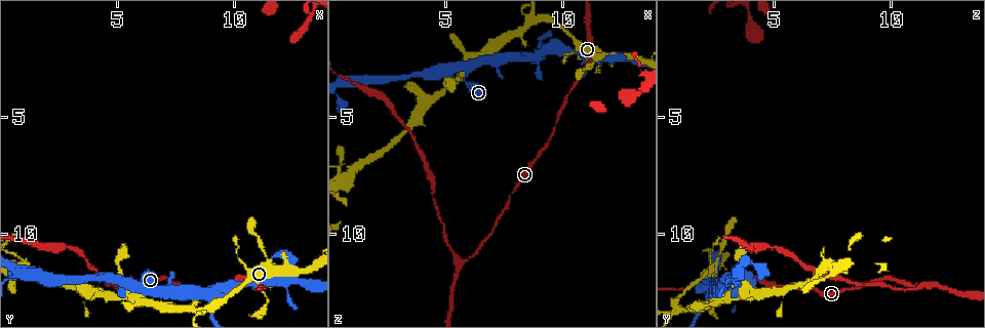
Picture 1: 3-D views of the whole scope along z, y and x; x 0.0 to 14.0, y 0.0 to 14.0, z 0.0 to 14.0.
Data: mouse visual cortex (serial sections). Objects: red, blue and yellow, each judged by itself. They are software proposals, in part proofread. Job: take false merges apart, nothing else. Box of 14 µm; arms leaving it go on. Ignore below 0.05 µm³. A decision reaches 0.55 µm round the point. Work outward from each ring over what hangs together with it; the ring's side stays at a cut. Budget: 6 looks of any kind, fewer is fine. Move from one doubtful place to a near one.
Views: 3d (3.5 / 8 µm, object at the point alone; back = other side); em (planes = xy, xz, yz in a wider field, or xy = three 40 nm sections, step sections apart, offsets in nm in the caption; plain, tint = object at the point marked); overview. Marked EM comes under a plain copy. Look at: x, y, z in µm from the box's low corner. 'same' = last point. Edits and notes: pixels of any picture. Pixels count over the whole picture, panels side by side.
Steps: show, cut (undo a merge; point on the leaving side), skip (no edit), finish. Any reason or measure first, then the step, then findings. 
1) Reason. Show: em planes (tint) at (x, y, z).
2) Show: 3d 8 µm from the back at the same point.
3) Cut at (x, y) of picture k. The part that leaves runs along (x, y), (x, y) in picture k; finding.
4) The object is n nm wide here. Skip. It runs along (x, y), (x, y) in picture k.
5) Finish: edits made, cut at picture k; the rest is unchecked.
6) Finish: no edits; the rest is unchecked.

Sharp bend. Show: 3d 3.5 µm at (11.5, 12.0, 2.4).

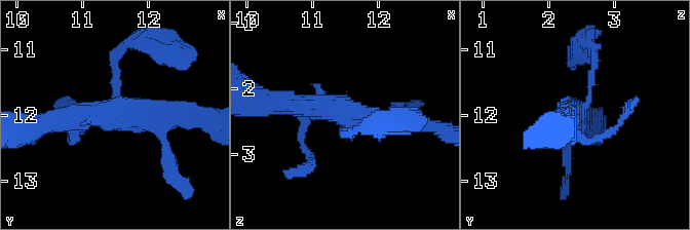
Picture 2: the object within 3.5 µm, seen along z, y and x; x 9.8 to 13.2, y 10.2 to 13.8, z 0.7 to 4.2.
Show: em xy step 2 (tint) at (11.50, 12.00, 2.35).

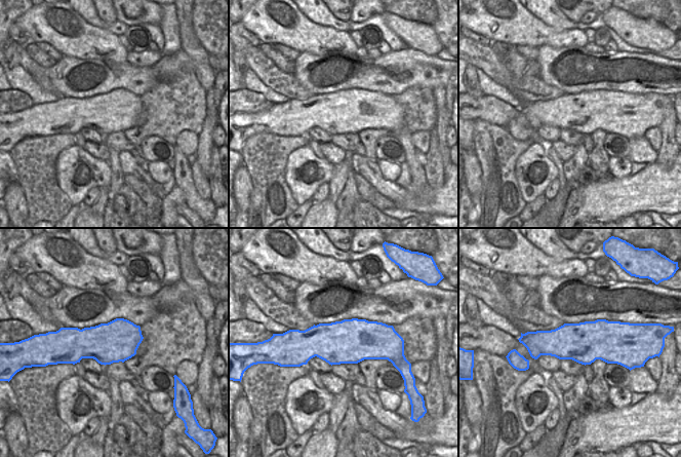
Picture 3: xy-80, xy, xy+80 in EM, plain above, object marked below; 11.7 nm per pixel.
Skip. It runs along (281, 103), (417, 123) in picture 2; continuous, no second cell.

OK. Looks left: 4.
Sudden change in width. Show: 3d 3.5 µm at (8.8, 13.2, 0.9).

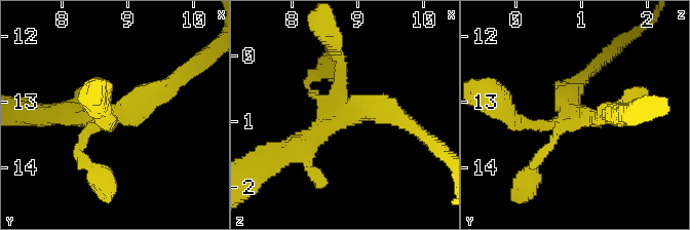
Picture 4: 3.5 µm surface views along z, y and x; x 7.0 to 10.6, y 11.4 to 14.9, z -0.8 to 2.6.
4 arms meet here; the arms are 100, 200, 250, 300 nm wide; need the tissue. Show: em xy step 3 (tint) at (8.75, 13.15, 0.95).

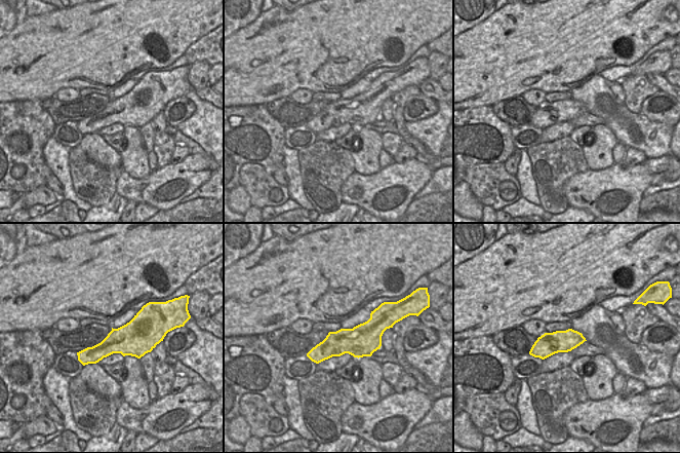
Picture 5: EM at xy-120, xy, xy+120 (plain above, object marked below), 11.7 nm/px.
Cut it another way. Show: em xy step 2 (tint) at the same point.

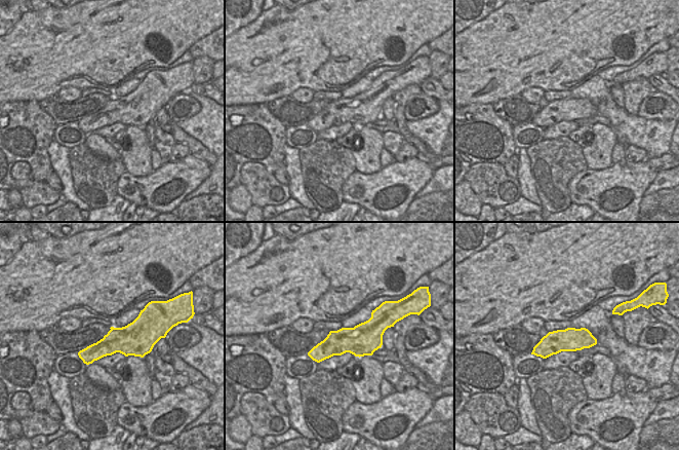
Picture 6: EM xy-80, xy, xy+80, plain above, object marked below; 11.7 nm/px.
Skip. It runs along (398, 117), (360, 109), (282, 154) in picture 4; one cell here.

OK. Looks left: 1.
Finish: no edits; the rest is unchecked.

